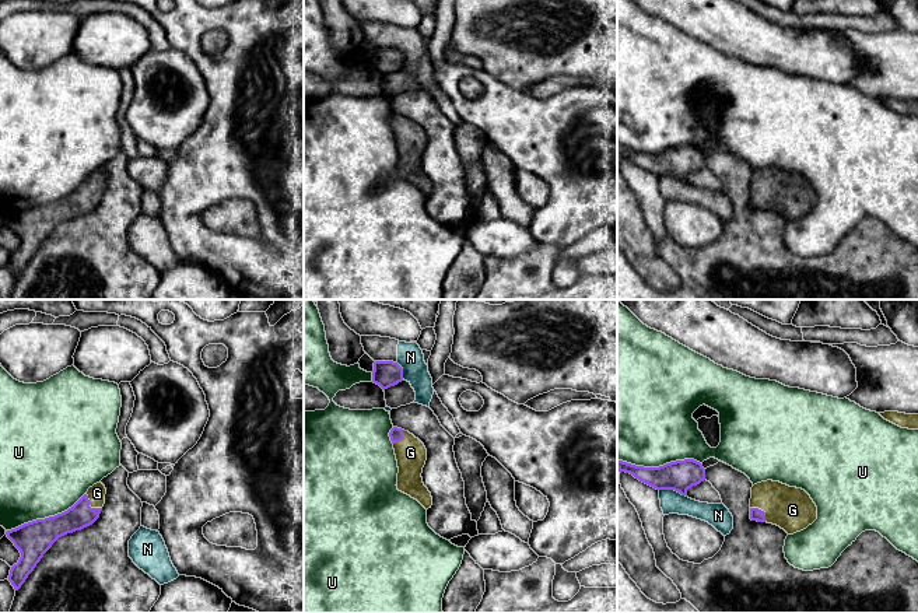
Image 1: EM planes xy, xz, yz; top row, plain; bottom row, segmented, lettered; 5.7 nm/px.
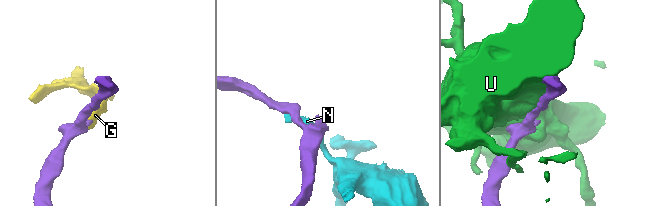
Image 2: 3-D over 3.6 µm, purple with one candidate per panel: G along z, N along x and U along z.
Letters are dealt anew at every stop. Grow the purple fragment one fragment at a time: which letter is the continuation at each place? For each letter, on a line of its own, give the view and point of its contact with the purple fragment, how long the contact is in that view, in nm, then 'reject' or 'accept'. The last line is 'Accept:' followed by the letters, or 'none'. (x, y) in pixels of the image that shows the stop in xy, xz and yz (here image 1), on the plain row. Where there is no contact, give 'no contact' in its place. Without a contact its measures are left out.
G: meets purple in xy at (88, 192); contact 130 nm long; accept
N: meets purple in yz at (673, 175); contact 170 nm long; reject
U: meets purple in yz at (659, 153); contact 480 nm long; reject
Accept: G

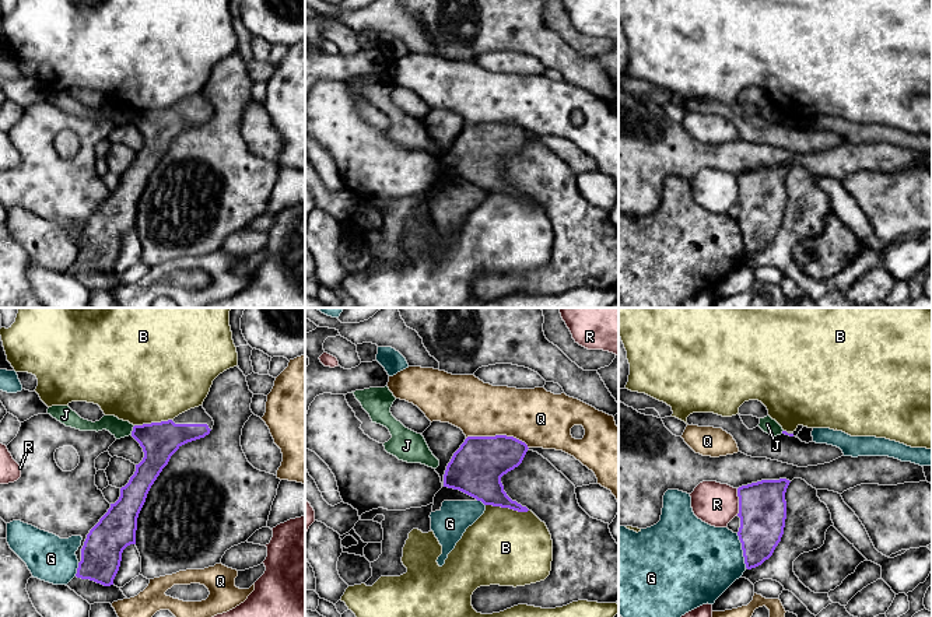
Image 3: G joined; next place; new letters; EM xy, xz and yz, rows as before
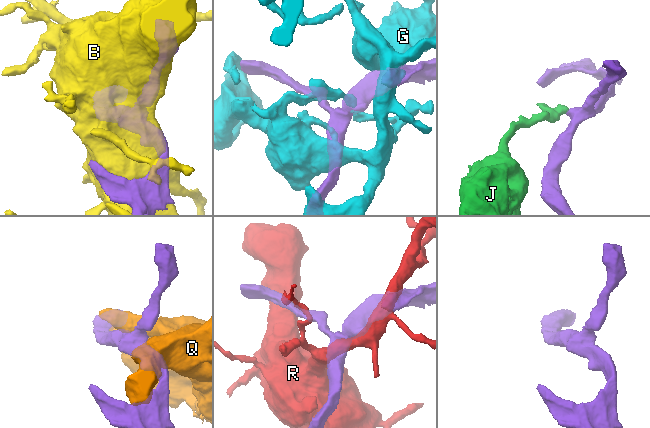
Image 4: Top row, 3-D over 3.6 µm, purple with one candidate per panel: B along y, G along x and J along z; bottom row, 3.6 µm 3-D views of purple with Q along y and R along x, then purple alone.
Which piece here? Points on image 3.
B: meets purple in xz at (507, 193); contact 260 nm long; reject
G: meets purple in yz at (742, 235); contact 200 nm long; reject
J: meets purple in xy at (133, 116); contact 60 nm long; reject
Q: meets purple in xz at (498, 122); contact 360 nm long; reject
R: meets purple in yz at (739, 189); contact 160 nm long; reject
Accept: none

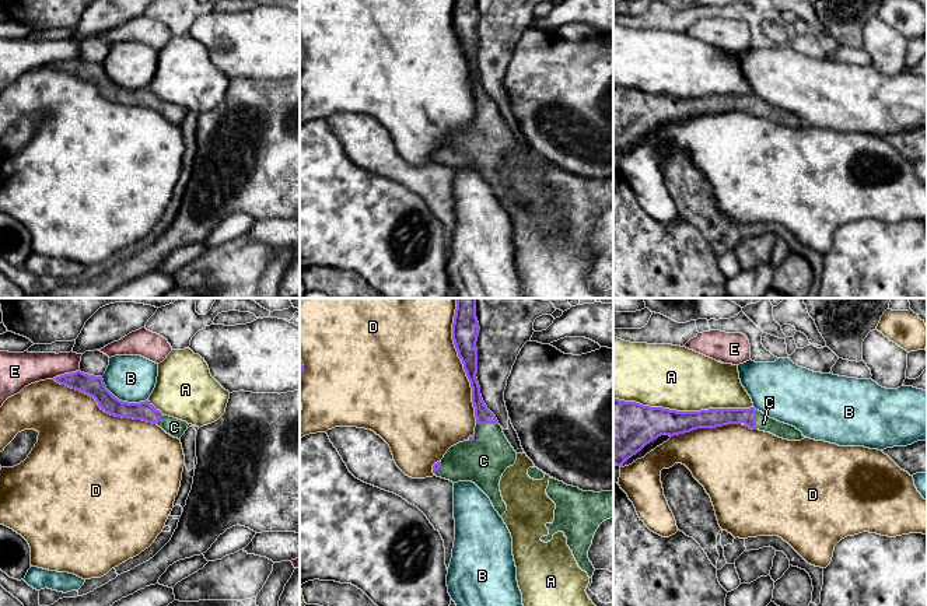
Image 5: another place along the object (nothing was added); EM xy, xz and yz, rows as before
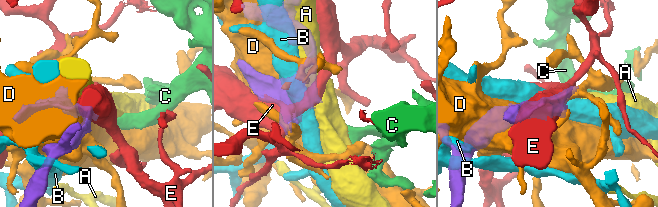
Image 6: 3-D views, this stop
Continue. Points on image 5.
A: meets purple in yz at (684, 98); contact 800 nm long; reject
B: meets purple in xy at (121, 87); contact 300 nm long; reject
C: meets purple in xz at (486, 109); contact 130 nm long; accept
D: meets purple in xz at (464, 55); contact 650 nm long; reject
E: meets purple in xy at (65, 60); contact 170 nm long; reject
Accept: C

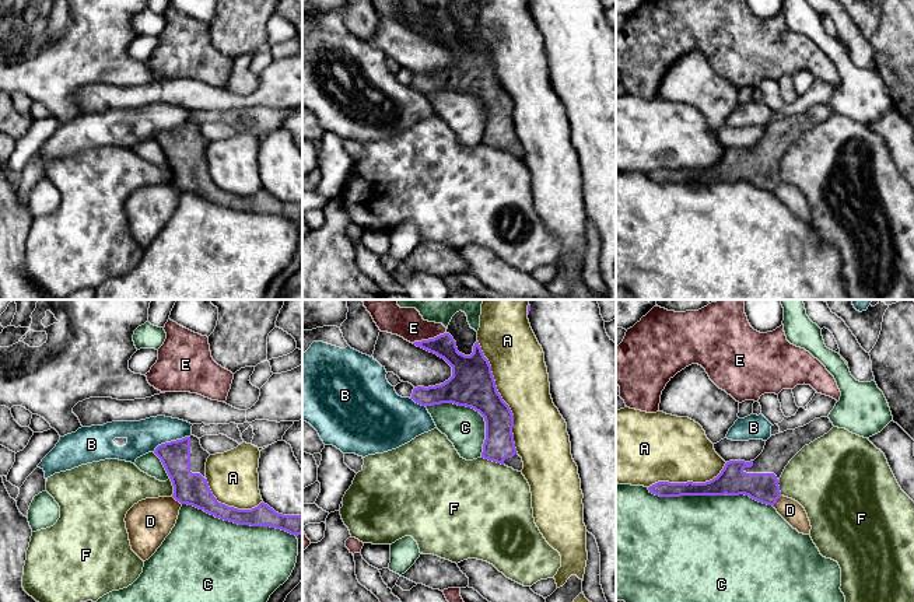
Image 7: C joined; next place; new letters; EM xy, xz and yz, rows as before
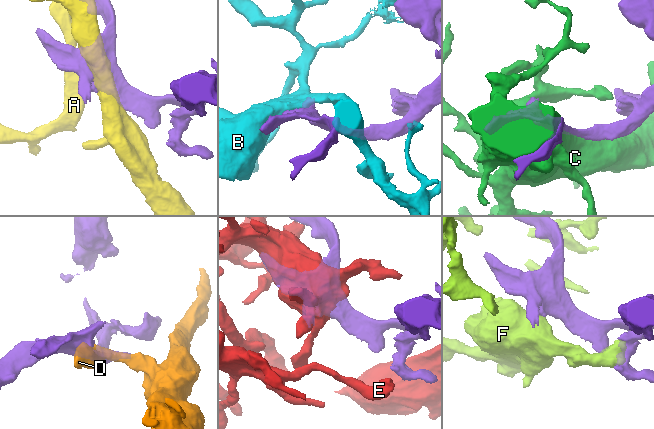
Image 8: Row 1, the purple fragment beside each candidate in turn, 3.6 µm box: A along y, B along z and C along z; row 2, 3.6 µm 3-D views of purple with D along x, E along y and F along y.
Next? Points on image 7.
A: meets purple in xz at (500, 83); contact 700 nm long; reject
B: meets purple in xy at (171, 128); contact 240 nm long; reject
C: meets purple in yz at (710, 181); contact 750 nm long; reject
D: meets purple in yz at (776, 188); contact 80 nm long; reject
E: meets purple in xz at (429, 25); contact 200 nm long; reject
F: meets purple in xz at (491, 146); contact 140 nm long; reject
Accept: none

